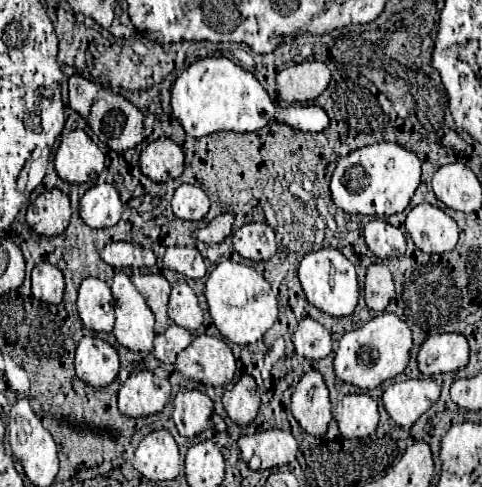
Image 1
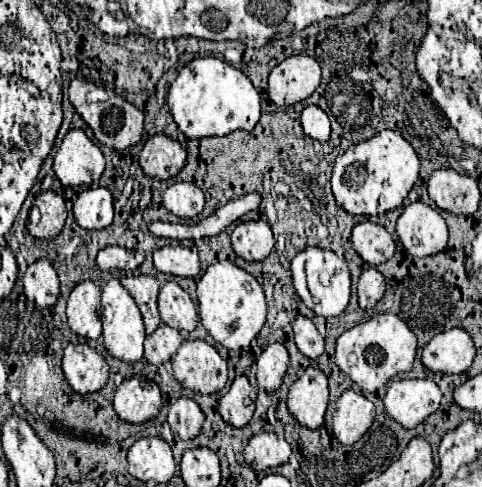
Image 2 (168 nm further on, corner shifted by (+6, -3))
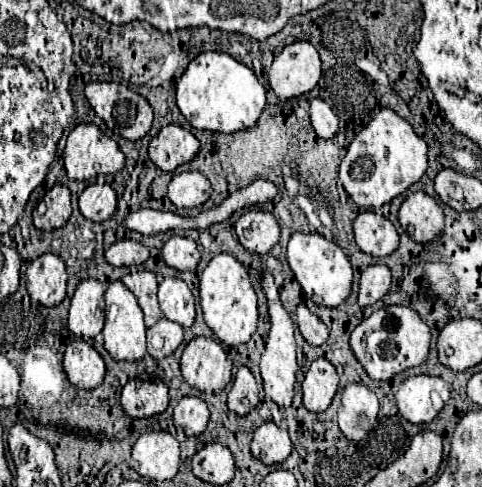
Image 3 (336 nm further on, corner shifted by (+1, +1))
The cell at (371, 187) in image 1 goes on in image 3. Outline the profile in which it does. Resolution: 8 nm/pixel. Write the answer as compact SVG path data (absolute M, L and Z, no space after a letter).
M381 108L381 112L349 144L339 168L339 182L357 206L377 210L421 180L425 170L427 142L419 138L411 124L397 116L391 108Z

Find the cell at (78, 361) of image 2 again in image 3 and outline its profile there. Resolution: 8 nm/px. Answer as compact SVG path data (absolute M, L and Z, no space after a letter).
M69 342L63 358L63 368L71 384L77 388L97 388L105 378L105 360L85 342Z

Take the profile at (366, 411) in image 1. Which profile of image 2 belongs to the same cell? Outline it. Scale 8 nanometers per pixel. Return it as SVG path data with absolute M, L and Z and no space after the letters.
M346 390L338 402L332 420L332 428L336 428L336 438L342 444L358 442L374 422L374 404L364 398L356 390Z

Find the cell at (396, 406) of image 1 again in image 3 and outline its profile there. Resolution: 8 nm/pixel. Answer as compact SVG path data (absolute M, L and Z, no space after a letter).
M435 376L405 378L397 392L395 402L403 418L411 424L429 424L449 400L451 386Z

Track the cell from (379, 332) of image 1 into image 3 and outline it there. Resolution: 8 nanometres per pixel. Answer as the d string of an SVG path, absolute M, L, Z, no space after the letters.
M385 306L381 310L375 310L351 332L349 344L371 380L389 382L395 374L419 366L427 358L429 340L431 332L415 310L407 306Z

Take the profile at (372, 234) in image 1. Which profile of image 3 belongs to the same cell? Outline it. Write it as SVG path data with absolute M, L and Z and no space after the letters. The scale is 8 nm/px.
M363 212L353 222L355 230L355 242L357 246L375 258L389 256L399 246L399 234L397 228L377 212Z

